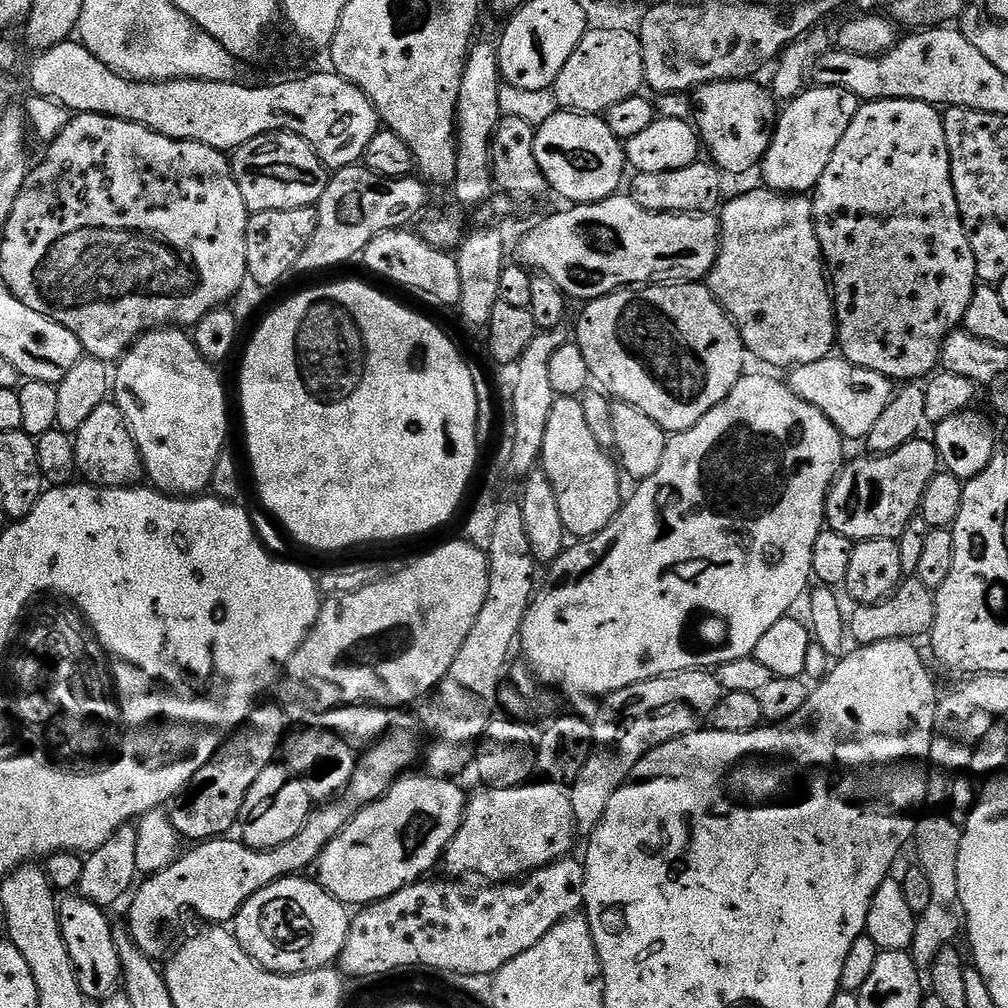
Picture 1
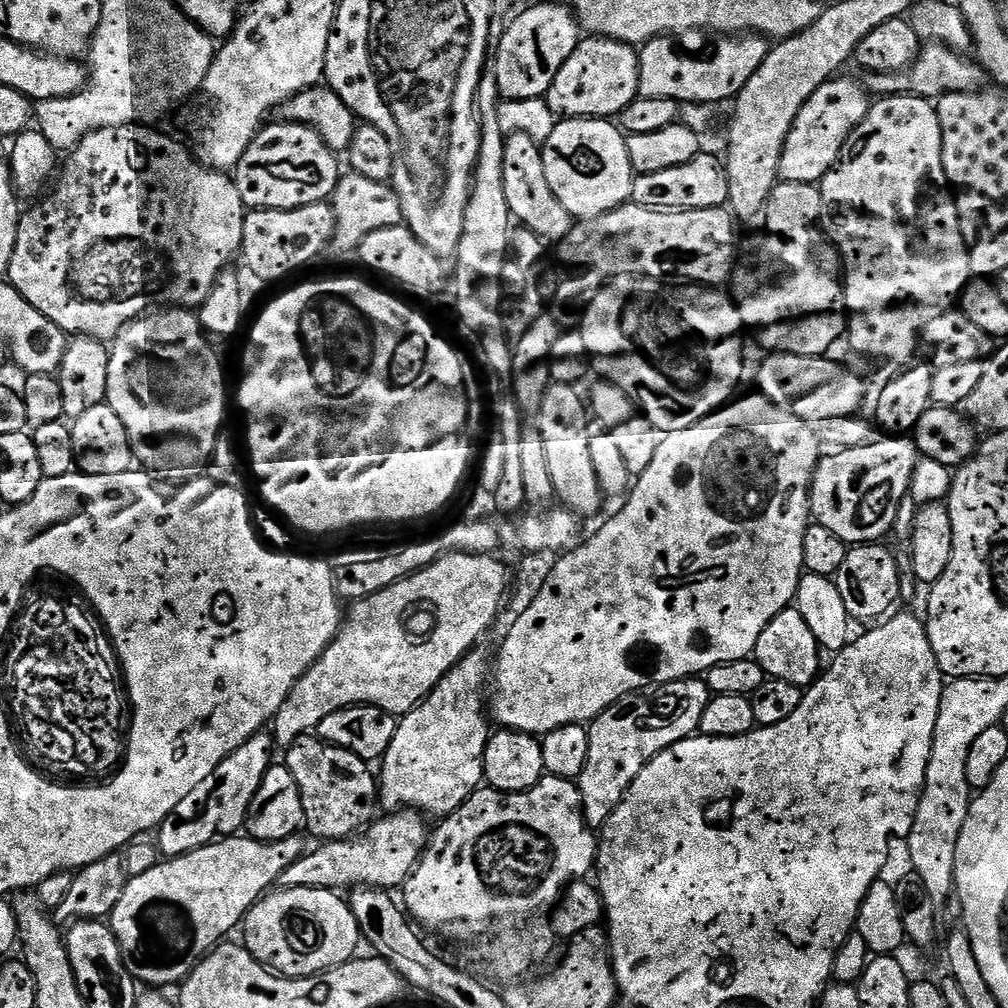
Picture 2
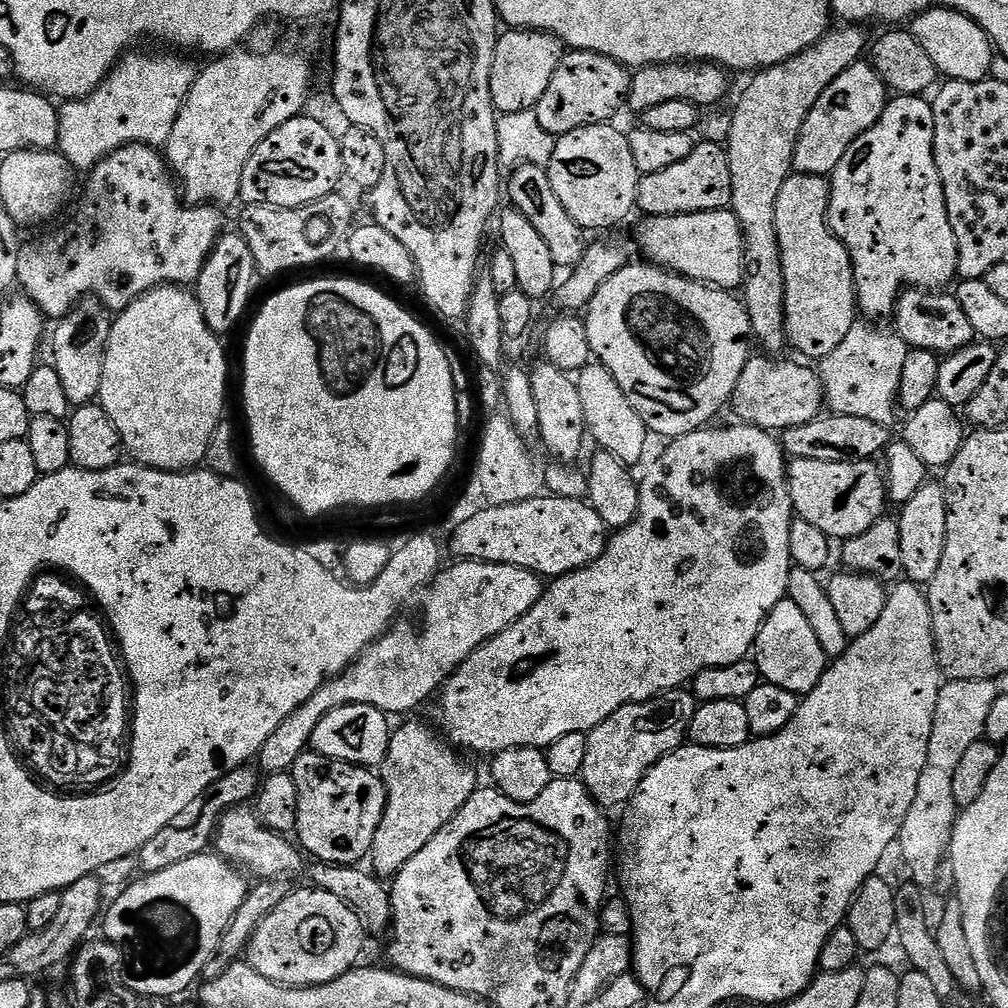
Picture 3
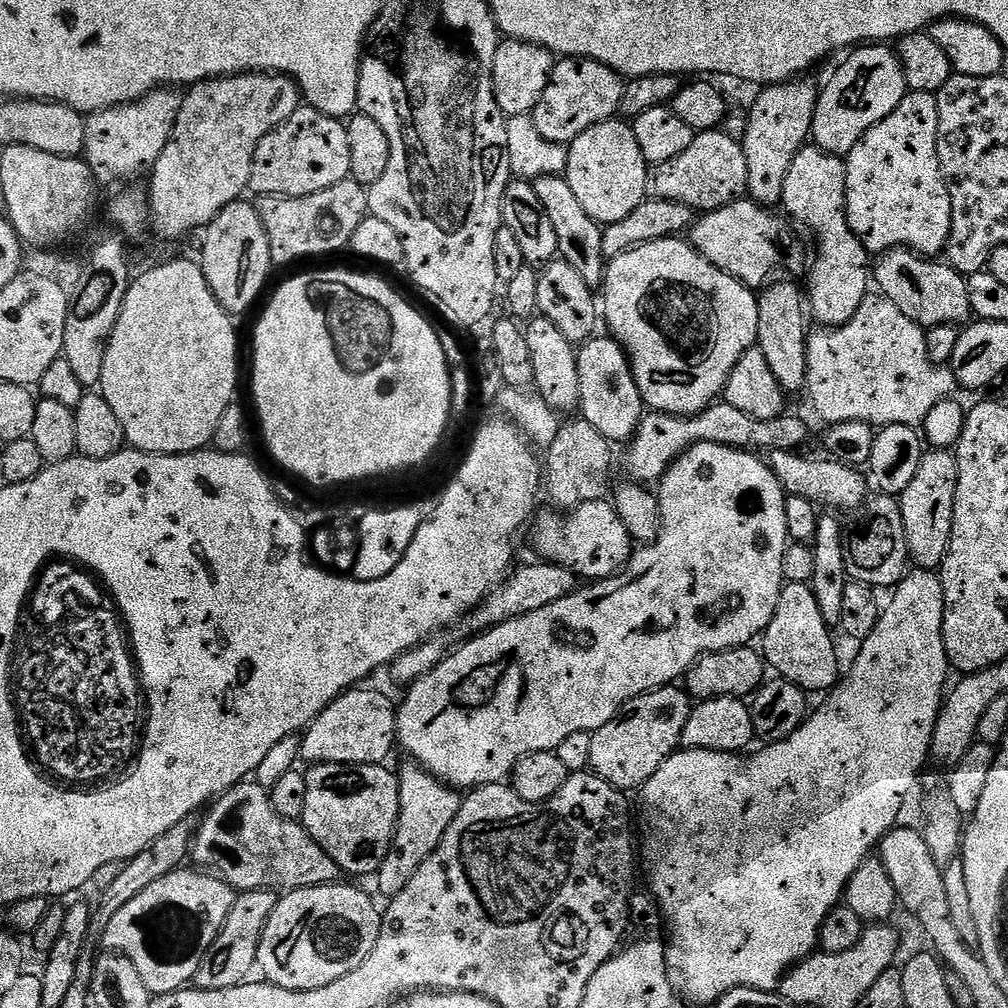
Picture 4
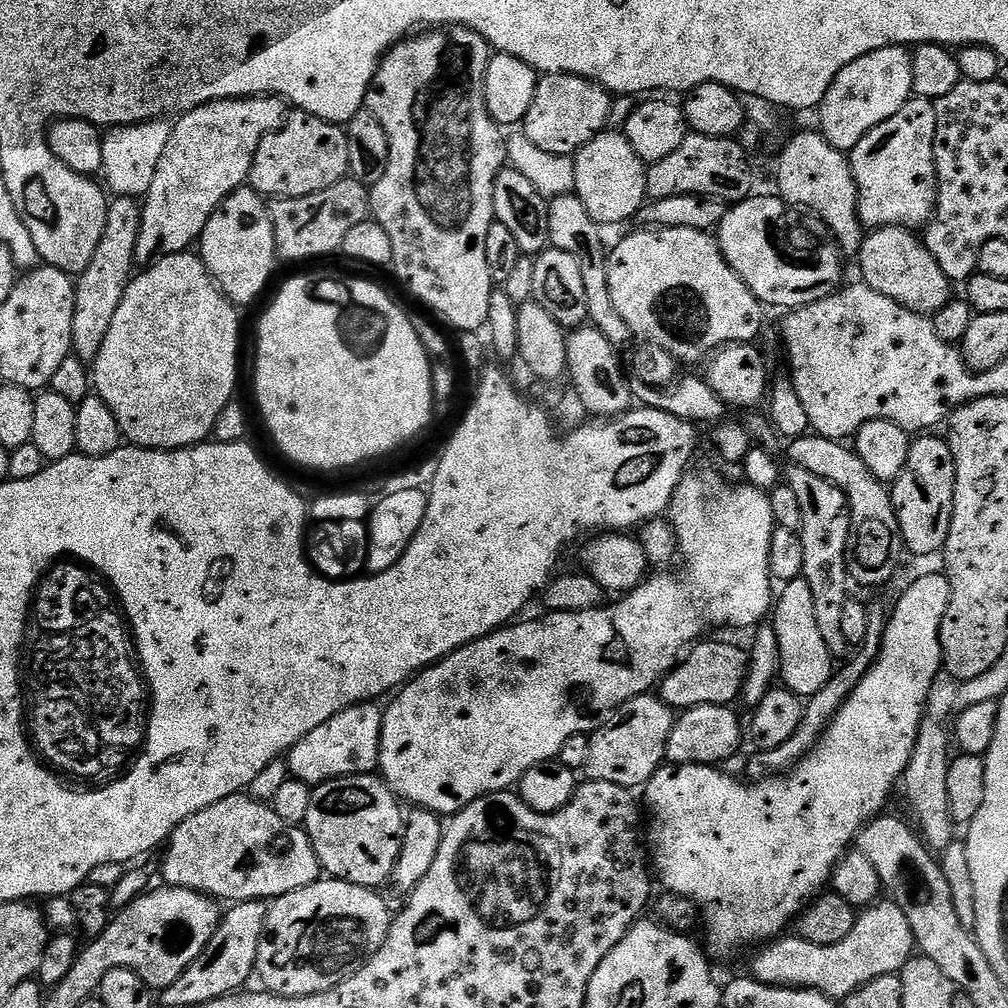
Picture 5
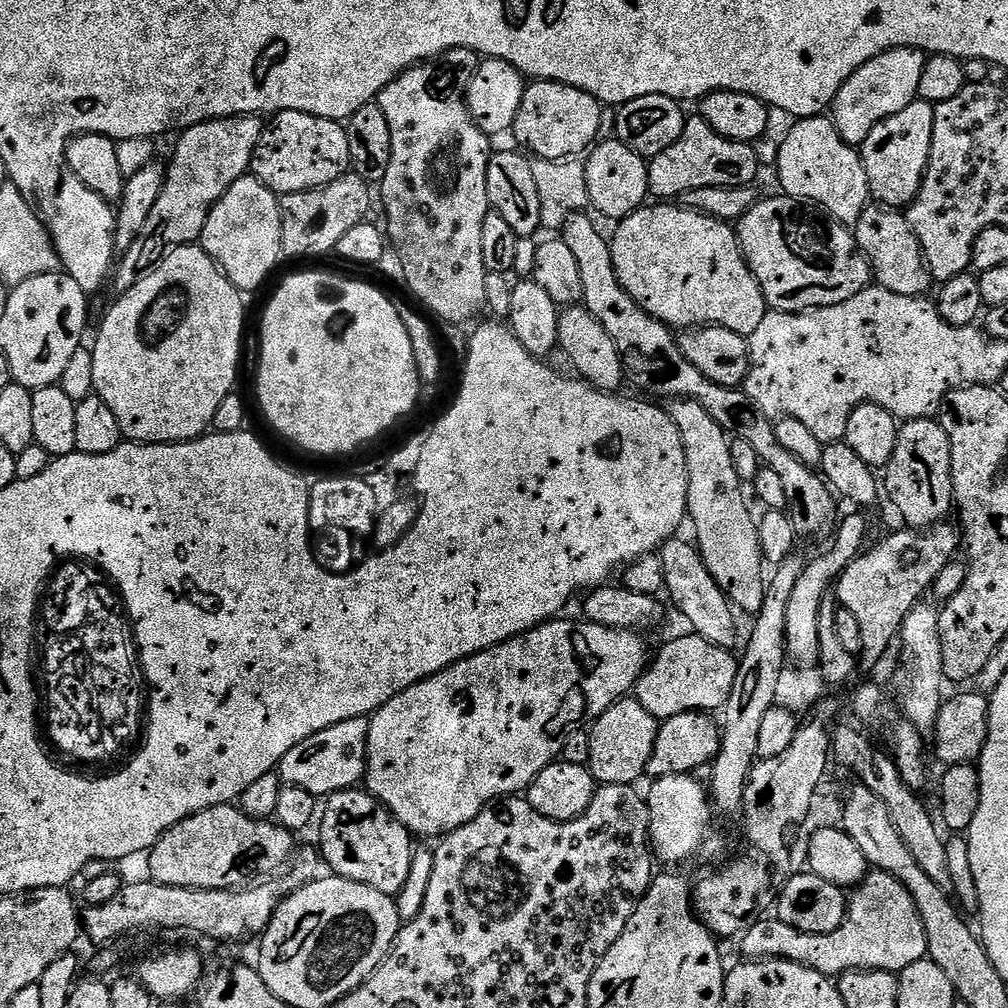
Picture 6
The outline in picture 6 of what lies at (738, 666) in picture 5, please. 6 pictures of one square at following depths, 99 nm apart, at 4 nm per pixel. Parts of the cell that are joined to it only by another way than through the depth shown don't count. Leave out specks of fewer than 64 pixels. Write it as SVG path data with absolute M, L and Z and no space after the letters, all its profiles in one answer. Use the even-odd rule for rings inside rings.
M695 634L680 636L677 640L672 640L669 644L664 644L660 648L660 653L651 657L646 670L640 675L640 680L634 689L635 699L640 701L650 714L655 716L657 721L663 722L674 718L683 712L706 712L709 714L723 709L724 704L730 698L730 690L734 690L734 682L738 678L740 665L737 657L726 648L719 648L717 644L706 642L706 638Z

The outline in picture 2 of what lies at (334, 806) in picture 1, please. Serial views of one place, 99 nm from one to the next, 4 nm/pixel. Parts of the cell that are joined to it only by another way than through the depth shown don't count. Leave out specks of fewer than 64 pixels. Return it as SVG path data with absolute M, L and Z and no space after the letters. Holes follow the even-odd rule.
M237 834L221 838L215 844L208 844L185 856L165 859L146 870L146 874L131 877L122 898L112 910L110 927L121 952L126 954L132 979L144 986L176 986L183 982L197 962L227 937L224 936L227 932L235 928L237 931L243 925L244 915L279 881L282 870L294 866L294 862L305 855L302 837L297 834L287 836L285 840L265 842L253 840L247 834ZM159 900L172 908L181 908L192 923L188 953L173 964L167 964L168 948L160 944L160 936L167 934L168 924L164 920L156 924L156 903Z

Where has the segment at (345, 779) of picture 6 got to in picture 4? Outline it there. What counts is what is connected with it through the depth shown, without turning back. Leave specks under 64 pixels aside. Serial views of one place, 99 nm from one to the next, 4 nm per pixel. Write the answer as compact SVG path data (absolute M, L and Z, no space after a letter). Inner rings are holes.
M357 686L340 693L318 718L312 721L302 733L300 760L309 764L384 764L396 743L396 708L380 692L371 692L368 686Z

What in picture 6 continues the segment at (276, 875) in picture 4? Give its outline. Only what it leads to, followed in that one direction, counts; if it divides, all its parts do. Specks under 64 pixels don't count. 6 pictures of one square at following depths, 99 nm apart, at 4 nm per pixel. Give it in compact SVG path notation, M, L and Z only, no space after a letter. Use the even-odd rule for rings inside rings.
M234 804L208 807L160 836L149 851L148 870L152 882L179 888L239 891L259 878L281 873L296 852L295 835L270 820L256 820Z

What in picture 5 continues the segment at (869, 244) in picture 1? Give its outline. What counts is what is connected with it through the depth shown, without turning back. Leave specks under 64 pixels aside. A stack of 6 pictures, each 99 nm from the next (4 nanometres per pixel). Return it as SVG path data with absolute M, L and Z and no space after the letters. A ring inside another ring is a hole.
M913 95L911 100L882 126L874 126L862 142L852 149L850 163L856 175L856 193L860 196L860 222L865 229L910 228L919 229L927 225L936 210L936 159L934 158L934 134L936 133L936 106L925 96Z

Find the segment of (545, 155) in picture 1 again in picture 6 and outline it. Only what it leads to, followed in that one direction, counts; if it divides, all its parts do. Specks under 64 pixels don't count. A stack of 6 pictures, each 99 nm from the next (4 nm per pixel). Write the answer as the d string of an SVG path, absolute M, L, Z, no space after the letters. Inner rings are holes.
M621 140L599 141L584 160L589 205L593 209L596 207L602 215L609 216L612 222L623 220L647 201L644 199L649 199L648 166L649 161L645 157L630 150L630 146Z

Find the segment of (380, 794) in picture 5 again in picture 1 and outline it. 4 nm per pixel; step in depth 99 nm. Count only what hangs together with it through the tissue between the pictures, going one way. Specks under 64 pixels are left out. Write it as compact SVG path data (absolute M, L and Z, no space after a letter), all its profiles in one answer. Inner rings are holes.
M322 726L296 728L284 737L282 760L292 775L304 783L306 794L310 794L313 802L327 802L344 791L354 774L358 756L352 752L355 752L353 745Z

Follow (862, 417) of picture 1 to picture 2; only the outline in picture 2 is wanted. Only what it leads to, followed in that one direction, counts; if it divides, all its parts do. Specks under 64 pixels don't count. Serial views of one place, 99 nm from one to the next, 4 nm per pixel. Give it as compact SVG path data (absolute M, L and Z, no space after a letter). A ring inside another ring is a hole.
M778 352L765 355L756 372L759 395L786 408L813 426L834 418L855 416L864 404L864 384L848 368L835 364L828 356L799 356Z

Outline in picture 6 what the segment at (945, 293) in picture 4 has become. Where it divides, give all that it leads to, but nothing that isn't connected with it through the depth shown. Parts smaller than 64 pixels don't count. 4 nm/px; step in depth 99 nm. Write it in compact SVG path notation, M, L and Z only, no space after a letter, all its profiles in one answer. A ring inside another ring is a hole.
M870 206L862 214L862 218L858 218L858 222L854 225L854 235L856 237L856 246L870 262L875 283L879 287L890 290L894 294L922 297L929 295L928 291L932 287L934 288L934 281L928 269L928 264L924 261L922 246L918 242L908 217L903 211L887 206Z

